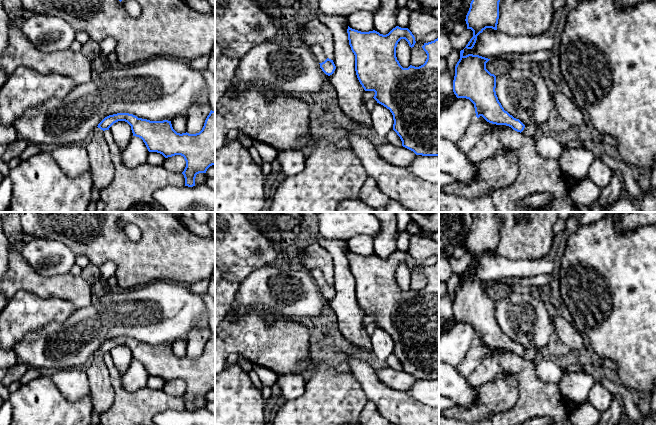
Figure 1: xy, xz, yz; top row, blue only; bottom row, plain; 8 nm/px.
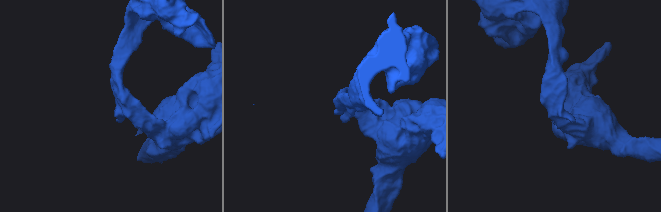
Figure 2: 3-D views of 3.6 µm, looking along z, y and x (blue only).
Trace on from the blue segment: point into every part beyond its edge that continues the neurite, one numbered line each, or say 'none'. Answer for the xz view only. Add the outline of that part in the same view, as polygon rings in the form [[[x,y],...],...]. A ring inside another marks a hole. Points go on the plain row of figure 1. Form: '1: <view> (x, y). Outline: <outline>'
1: xz (318, 274). Outline: [[[314,269],[311,271],[312,275],[314,276],[316,283],[318,284],[319,287],[324,286],[327,281],[323,276],[323,272],[319,269]]]

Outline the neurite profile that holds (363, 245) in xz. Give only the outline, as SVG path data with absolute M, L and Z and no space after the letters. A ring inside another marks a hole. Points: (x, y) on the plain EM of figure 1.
M357 235L347 241L348 250L352 253L369 256L374 254L373 236Z

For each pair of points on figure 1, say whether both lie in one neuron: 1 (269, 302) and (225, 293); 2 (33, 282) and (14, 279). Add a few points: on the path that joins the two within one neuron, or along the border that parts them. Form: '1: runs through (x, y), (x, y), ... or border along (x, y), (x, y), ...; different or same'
1: border along (240, 283), (225, 315); different
2: runs through (28, 280), (19, 279); same

